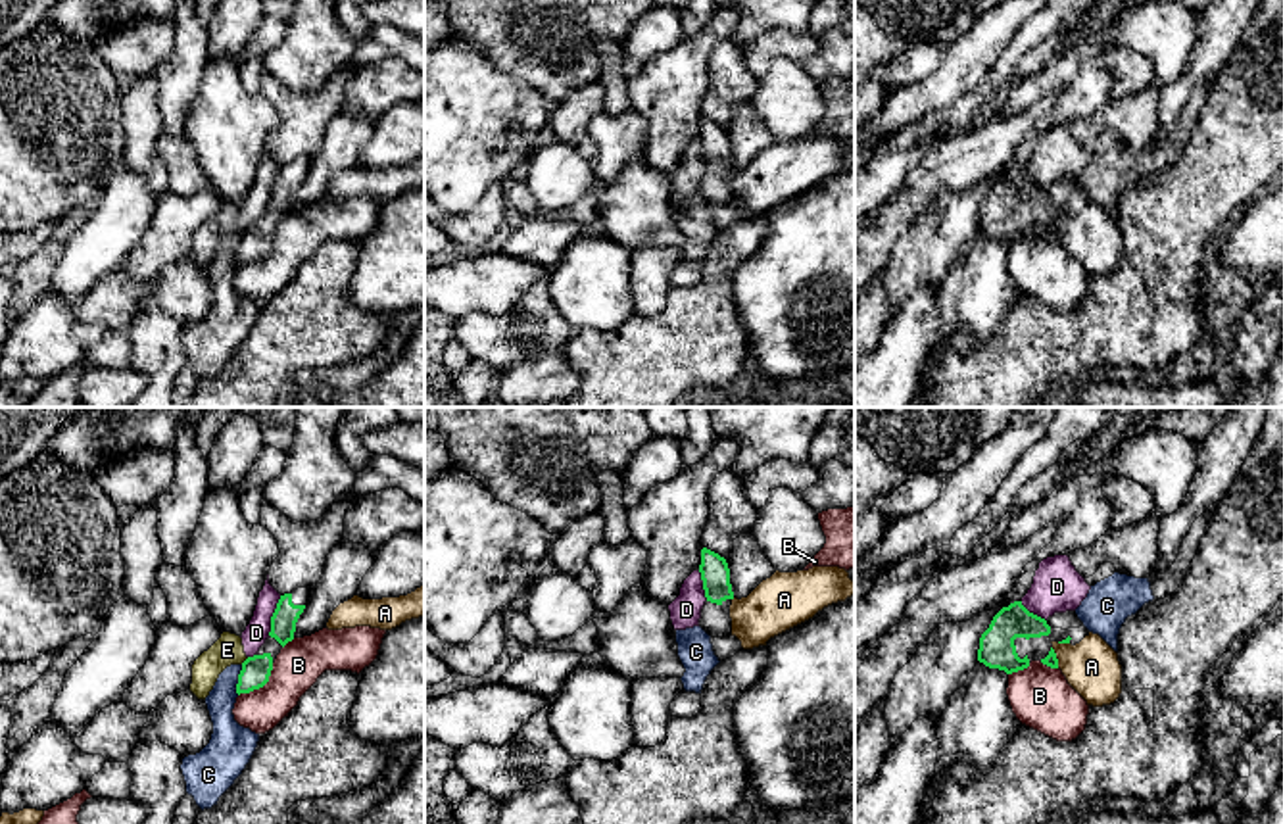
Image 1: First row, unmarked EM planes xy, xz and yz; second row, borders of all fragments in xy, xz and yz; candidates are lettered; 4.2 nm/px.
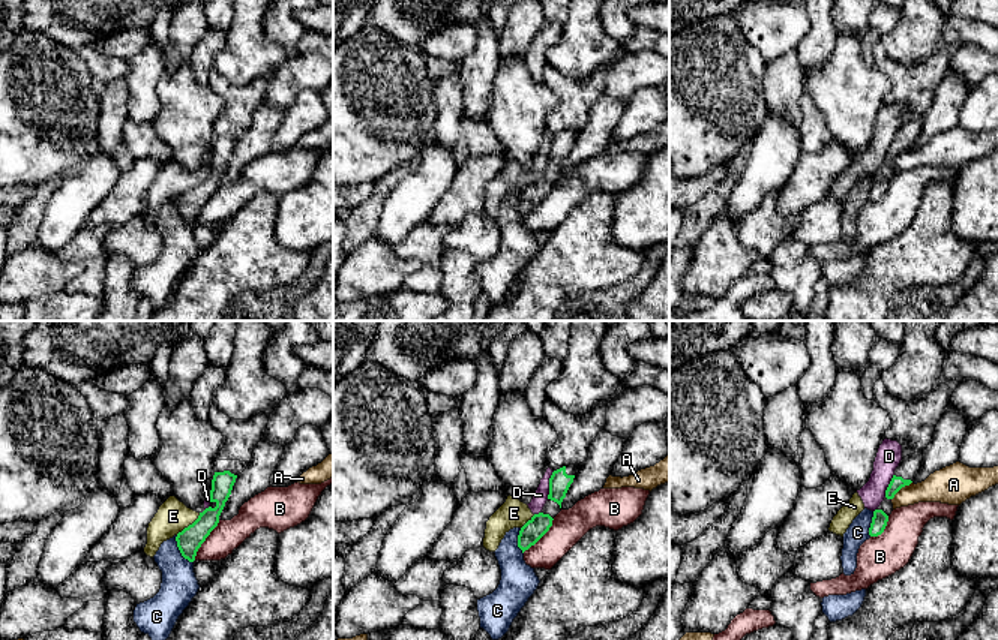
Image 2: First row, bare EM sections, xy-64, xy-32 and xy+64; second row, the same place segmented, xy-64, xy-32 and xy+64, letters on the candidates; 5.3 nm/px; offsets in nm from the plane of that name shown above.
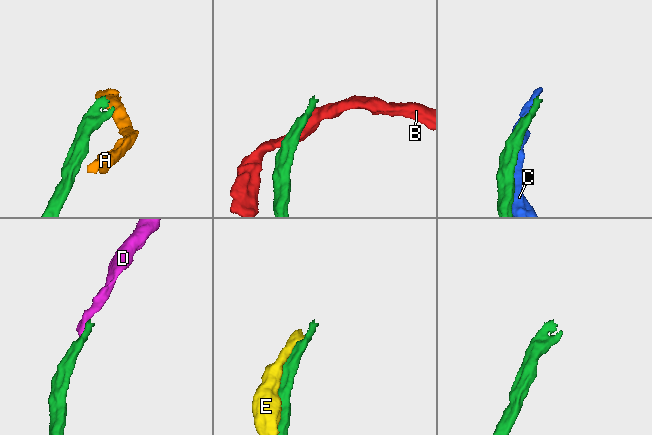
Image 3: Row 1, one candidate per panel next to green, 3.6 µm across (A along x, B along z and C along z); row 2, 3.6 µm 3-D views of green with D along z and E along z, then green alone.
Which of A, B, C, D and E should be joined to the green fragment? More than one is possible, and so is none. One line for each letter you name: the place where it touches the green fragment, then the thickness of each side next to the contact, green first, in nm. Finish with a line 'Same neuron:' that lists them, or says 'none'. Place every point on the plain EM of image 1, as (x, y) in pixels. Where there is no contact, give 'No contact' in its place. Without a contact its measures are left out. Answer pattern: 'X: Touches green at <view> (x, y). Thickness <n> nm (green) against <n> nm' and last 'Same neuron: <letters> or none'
Same neuron: none

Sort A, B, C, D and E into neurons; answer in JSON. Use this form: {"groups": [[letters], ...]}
{"groups": [["A"], ["B"], ["C"], ["D", "E"]]}

